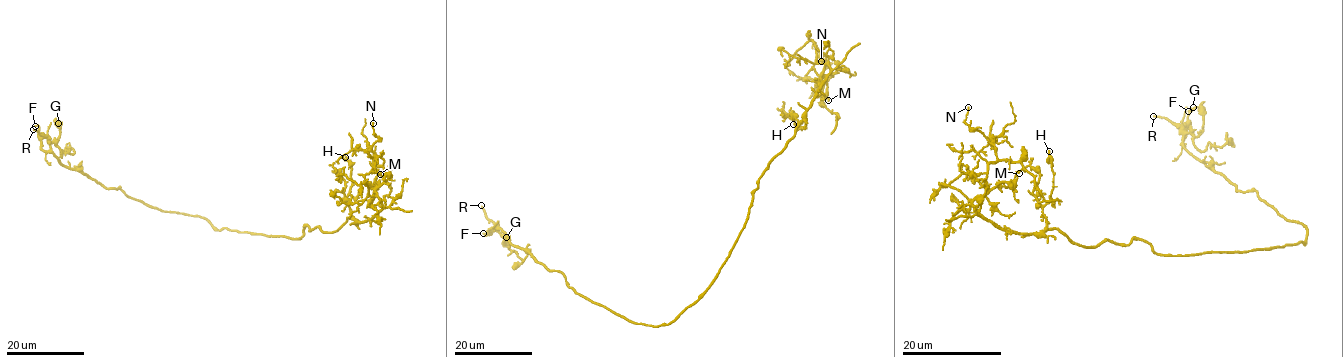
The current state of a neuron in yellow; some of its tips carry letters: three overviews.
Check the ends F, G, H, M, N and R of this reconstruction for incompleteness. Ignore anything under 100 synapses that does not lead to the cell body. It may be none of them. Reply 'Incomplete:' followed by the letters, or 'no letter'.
Incomplete: no letter

